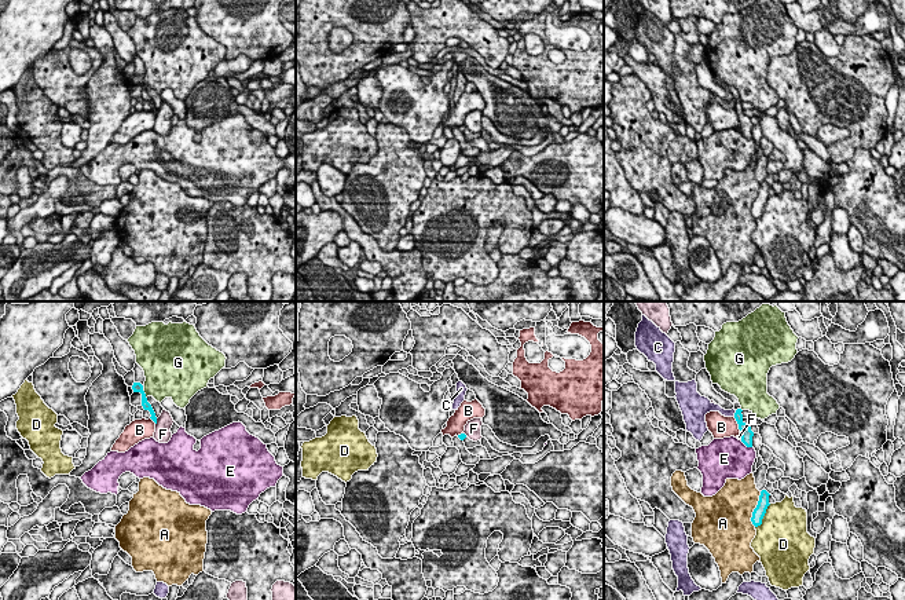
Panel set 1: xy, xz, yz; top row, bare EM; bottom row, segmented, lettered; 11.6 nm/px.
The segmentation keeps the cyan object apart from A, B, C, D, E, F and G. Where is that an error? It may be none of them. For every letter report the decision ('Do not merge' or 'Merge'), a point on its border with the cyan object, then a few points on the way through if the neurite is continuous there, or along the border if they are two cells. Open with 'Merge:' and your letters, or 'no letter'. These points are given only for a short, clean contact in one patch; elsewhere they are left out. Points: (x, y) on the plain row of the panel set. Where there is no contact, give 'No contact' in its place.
Merge: no letter
A: Do not merge. Touches cyan at yz (754, 201)
B: Do not merge. Touches cyan at yz (739, 117). Boundary: yz (733, 109), (740, 125)
C: Do not merge. Touches cyan at yz (735, 105). Boundary: yz (736, 102), (733, 108)
D: Do not merge. Touches cyan at yz (764, 207). Boundary: yz (770, 196), (762, 213), (755, 219)
E: Do not merge. Touches cyan at yz (746, 136). Boundary: yz (740, 132), (751, 139)
F: Do not merge. Touches cyan at xy (156, 113)
G: Do not merge. Touches cyan at xy (145, 86)

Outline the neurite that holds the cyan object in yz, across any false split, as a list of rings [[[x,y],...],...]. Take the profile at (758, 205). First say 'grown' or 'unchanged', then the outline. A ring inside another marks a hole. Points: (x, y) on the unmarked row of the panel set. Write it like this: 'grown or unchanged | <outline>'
unchanged | [[[762,182],[761,183],[761,187],[759,187],[759,193],[758,193],[758,197],[756,200],[754,201],[752,204],[752,209],[751,209],[751,213],[755,219],[761,217],[762,216],[762,211],[766,205],[766,201],[767,198],[770,197],[769,195],[769,184],[766,182]]]

